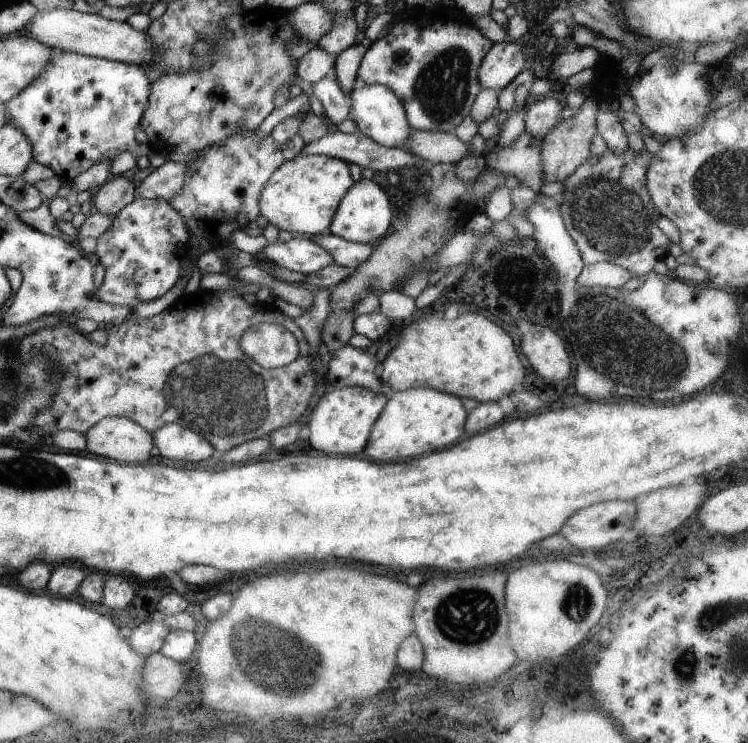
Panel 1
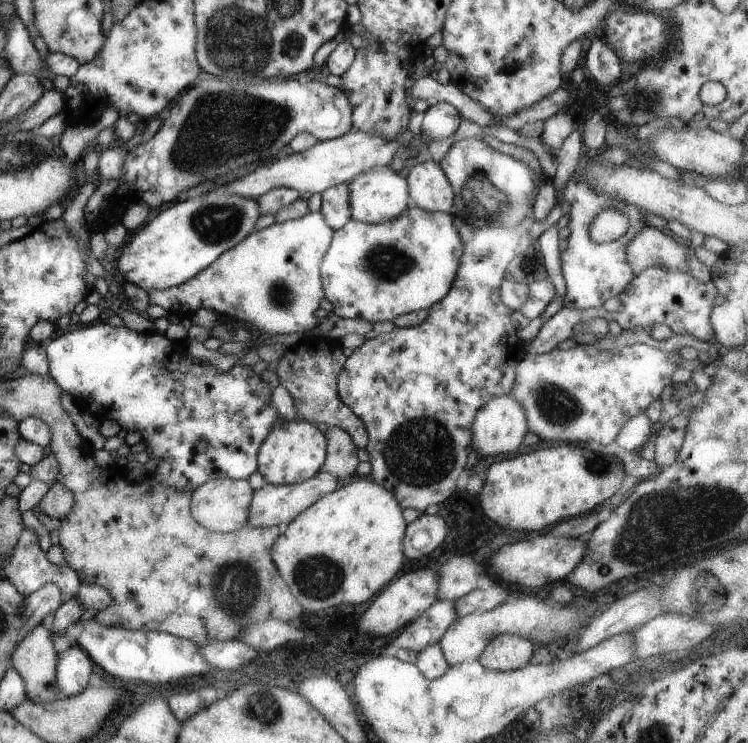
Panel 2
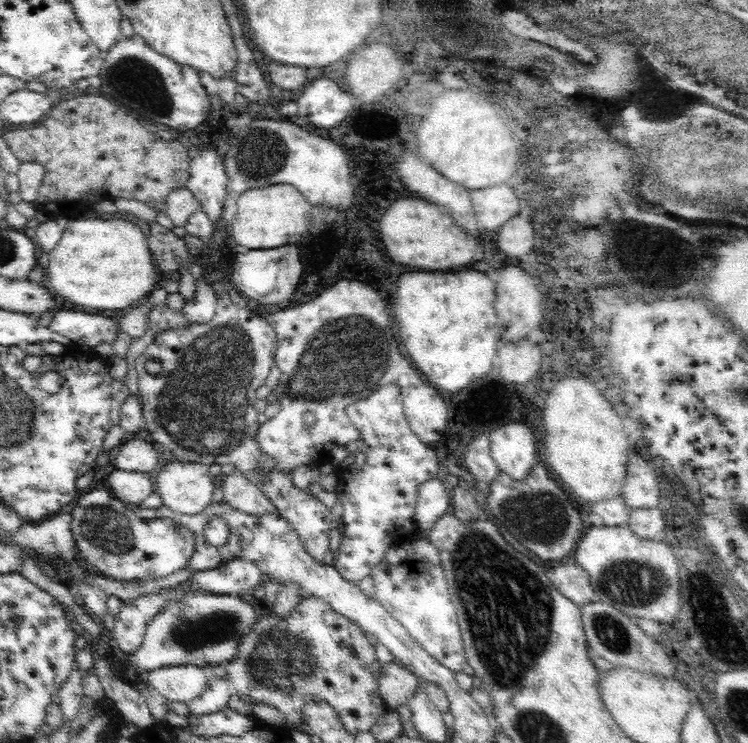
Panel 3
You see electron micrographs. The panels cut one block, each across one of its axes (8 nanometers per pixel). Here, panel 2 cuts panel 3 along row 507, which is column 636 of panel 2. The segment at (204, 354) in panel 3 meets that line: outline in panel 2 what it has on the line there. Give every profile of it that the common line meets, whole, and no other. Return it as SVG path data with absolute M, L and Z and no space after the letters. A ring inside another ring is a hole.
M649 267L640 272L621 293L621 310L608 313L602 307L592 309L568 309L563 307L552 318L544 323L538 336L529 342L527 355L540 355L558 348L566 339L573 338L578 324L586 324L595 318L616 321L622 329L633 330L655 323L666 325L675 334L690 334L696 338L717 346L717 339L710 321L710 314L717 297L714 284L699 282L690 272L666 269L665 267Z

